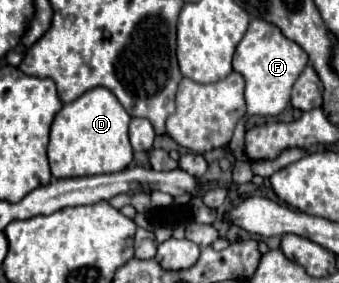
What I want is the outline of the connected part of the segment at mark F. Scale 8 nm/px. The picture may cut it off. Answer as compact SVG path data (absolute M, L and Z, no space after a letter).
M261 18L251 20L247 34L239 42L233 56L233 70L245 78L245 100L247 100L247 118L249 116L277 116L285 110L291 98L291 88L299 78L301 70L307 66L309 56L305 50L285 38L281 30Z

